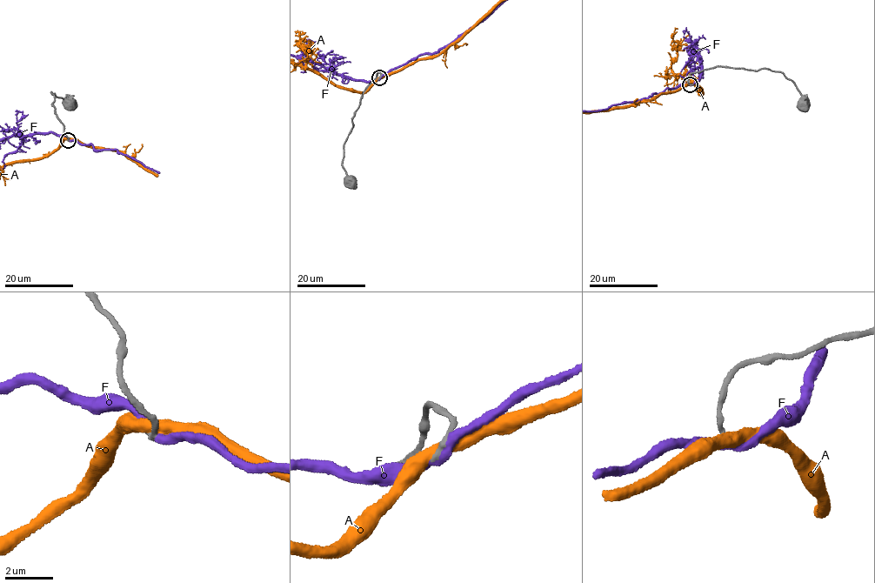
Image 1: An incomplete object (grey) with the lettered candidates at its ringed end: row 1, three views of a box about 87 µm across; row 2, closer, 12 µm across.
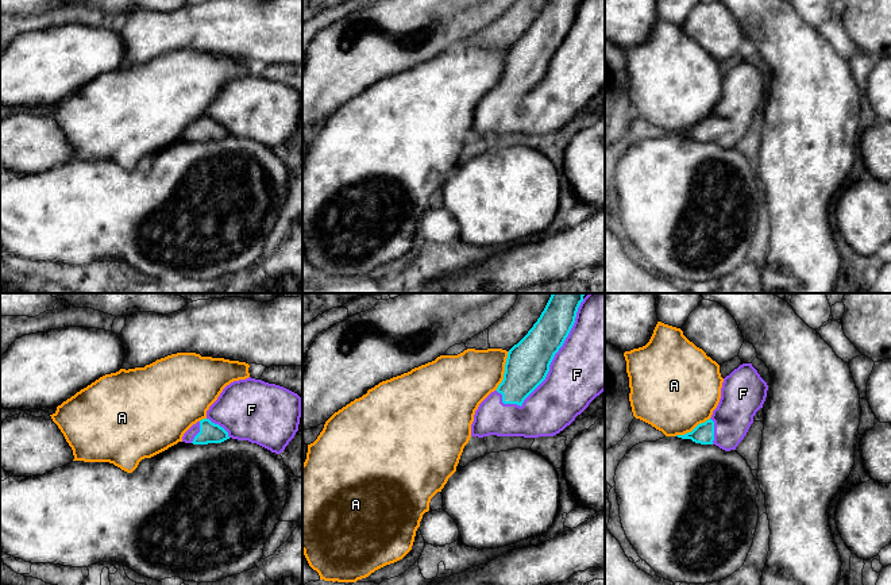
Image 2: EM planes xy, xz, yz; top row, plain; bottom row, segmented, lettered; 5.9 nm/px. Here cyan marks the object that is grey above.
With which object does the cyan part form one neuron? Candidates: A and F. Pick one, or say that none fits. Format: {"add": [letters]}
{"add": ["F"]}

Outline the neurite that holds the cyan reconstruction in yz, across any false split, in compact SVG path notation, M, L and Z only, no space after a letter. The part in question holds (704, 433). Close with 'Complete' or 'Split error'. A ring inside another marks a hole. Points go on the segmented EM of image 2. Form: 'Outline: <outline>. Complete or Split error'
Outline: M742 363L724 378L721 399L713 415L691 432L676 435L701 444L736 450L747 435L753 416L763 408L768 385L752 363Z. Split error

